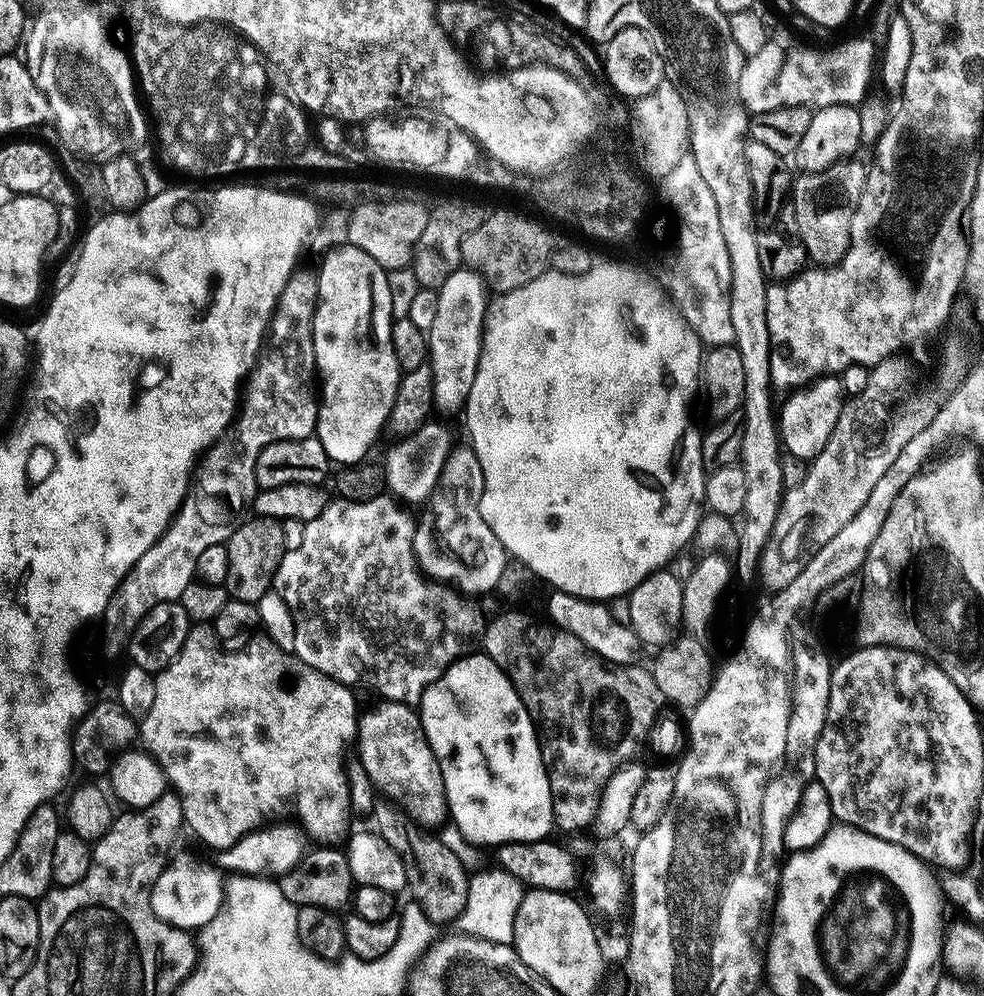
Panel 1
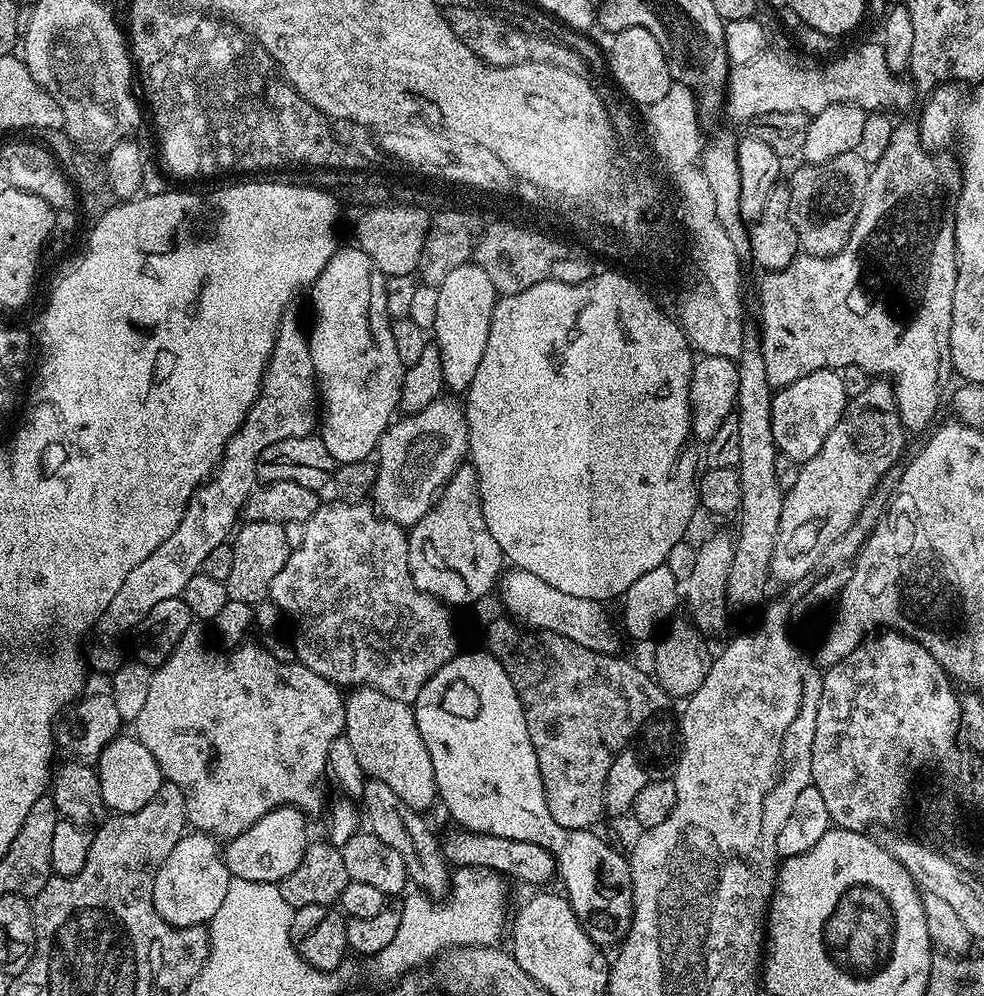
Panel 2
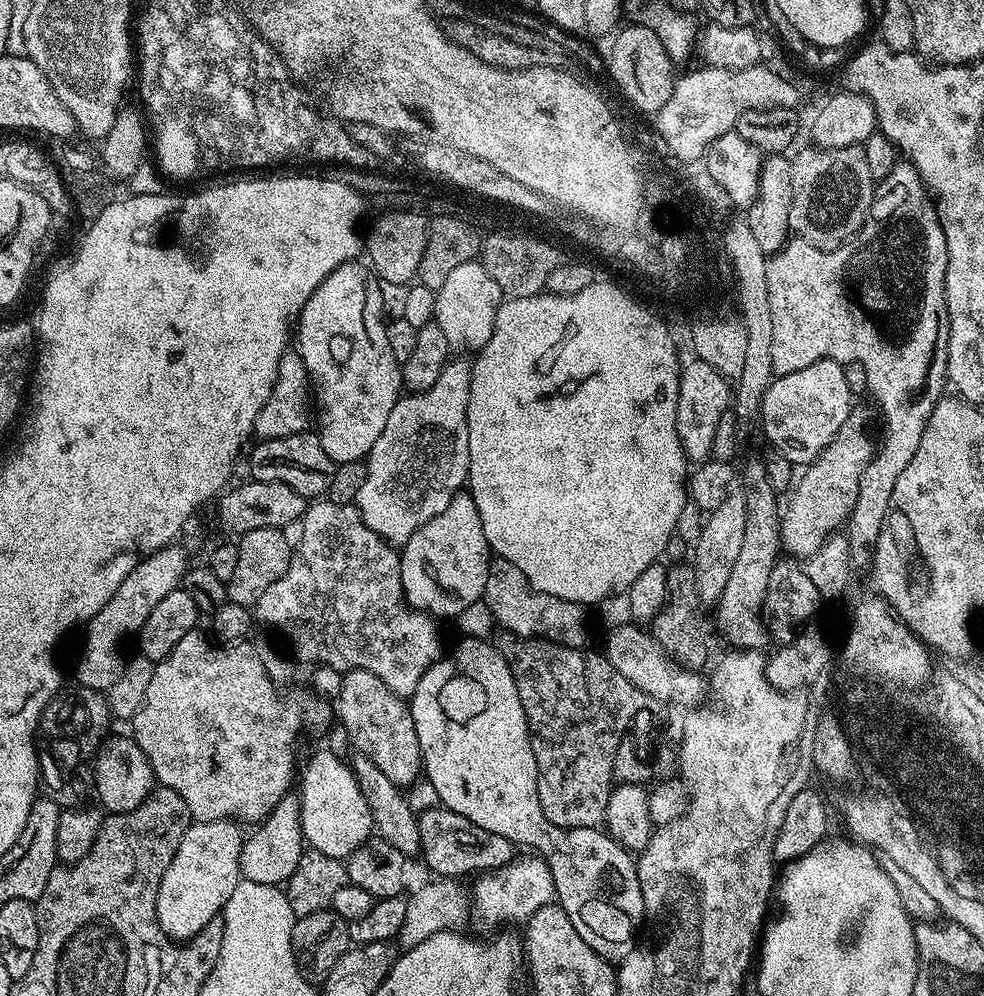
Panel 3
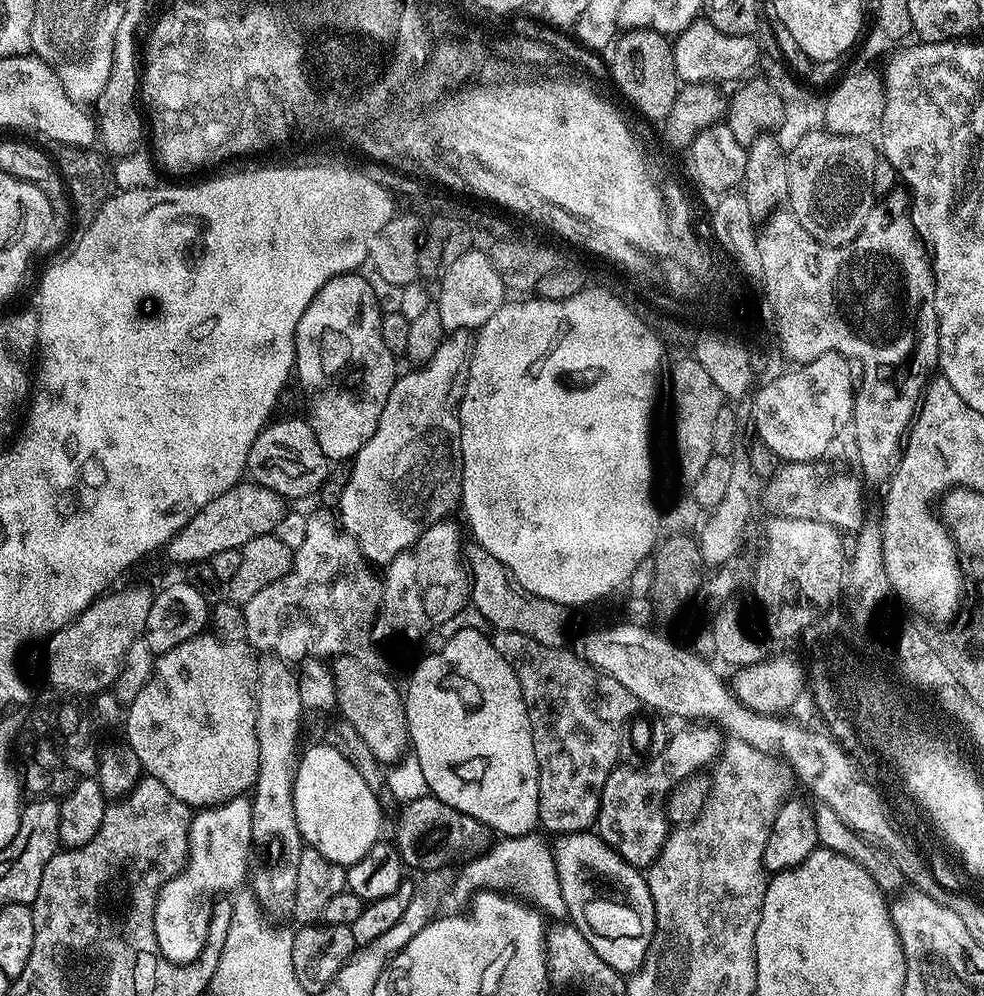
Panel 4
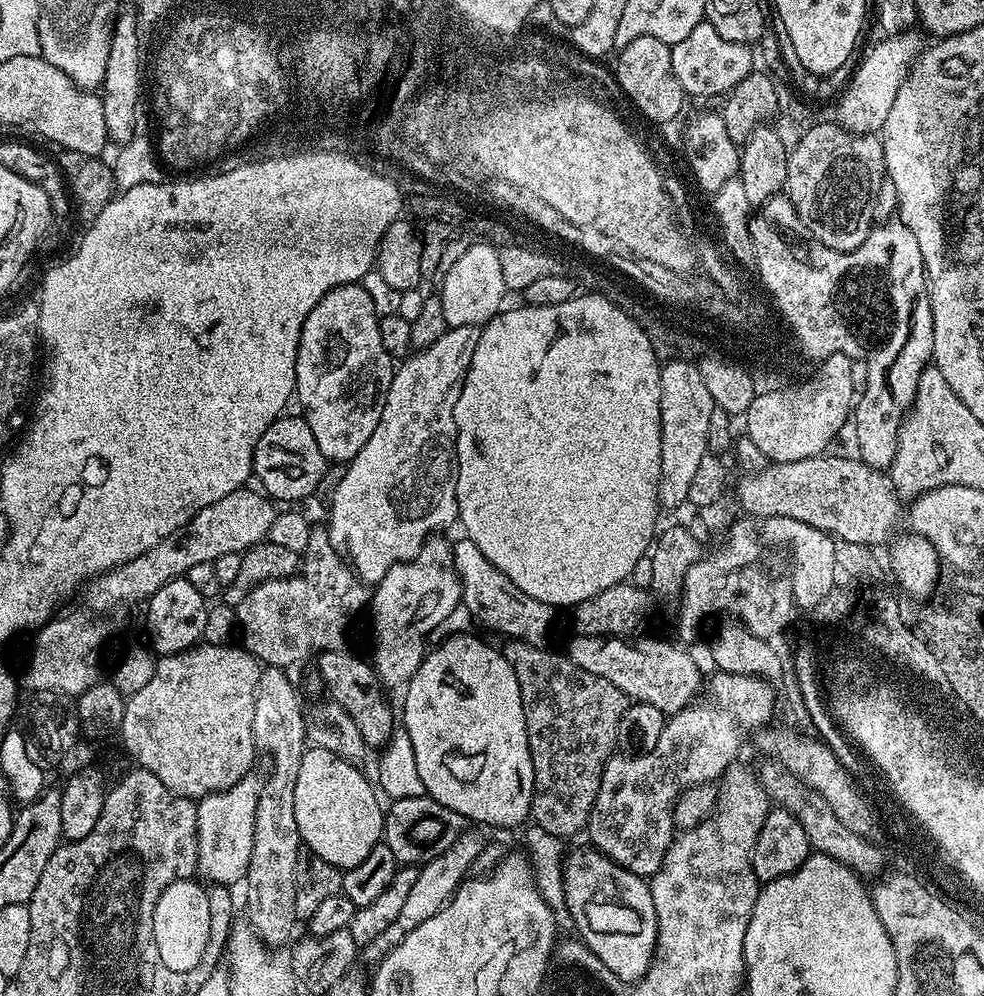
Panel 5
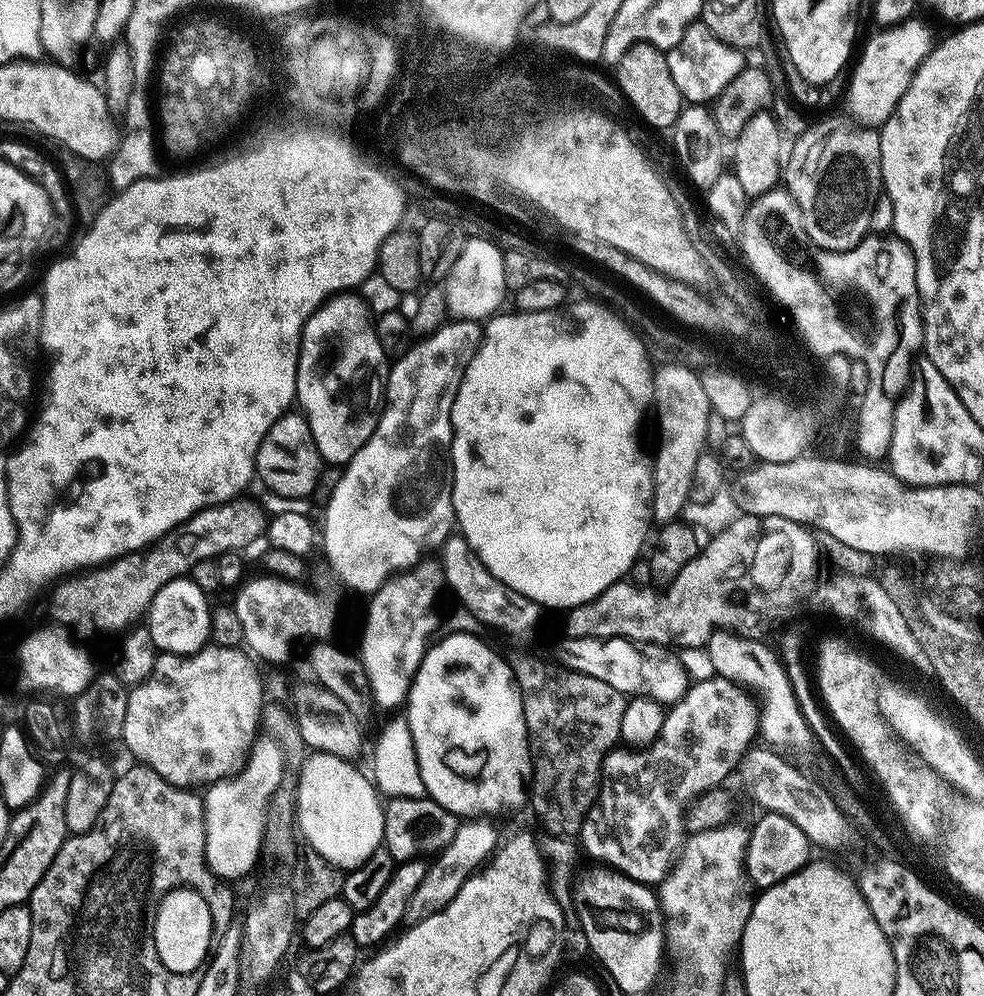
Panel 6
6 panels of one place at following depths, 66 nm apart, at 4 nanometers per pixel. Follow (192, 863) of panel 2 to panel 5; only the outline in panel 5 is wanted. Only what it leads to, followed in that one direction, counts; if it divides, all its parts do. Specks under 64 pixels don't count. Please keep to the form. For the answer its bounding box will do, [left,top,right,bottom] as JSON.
[154,774,265,972]

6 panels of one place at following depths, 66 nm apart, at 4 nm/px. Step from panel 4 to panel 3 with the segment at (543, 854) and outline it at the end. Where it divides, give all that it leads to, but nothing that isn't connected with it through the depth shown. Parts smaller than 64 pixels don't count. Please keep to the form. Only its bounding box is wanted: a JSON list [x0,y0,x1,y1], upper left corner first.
[470,854,556,925]

